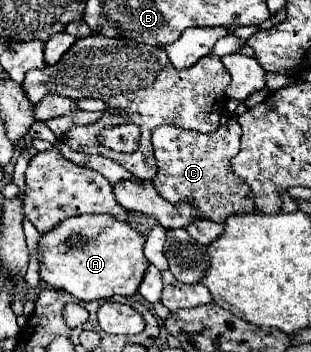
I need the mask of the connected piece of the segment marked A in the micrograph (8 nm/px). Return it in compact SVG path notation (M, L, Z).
M107 214L75 216L63 220L55 230L39 240L39 274L53 288L61 288L79 300L101 300L113 296L131 298L147 272L143 256L145 236L129 220L117 220Z

